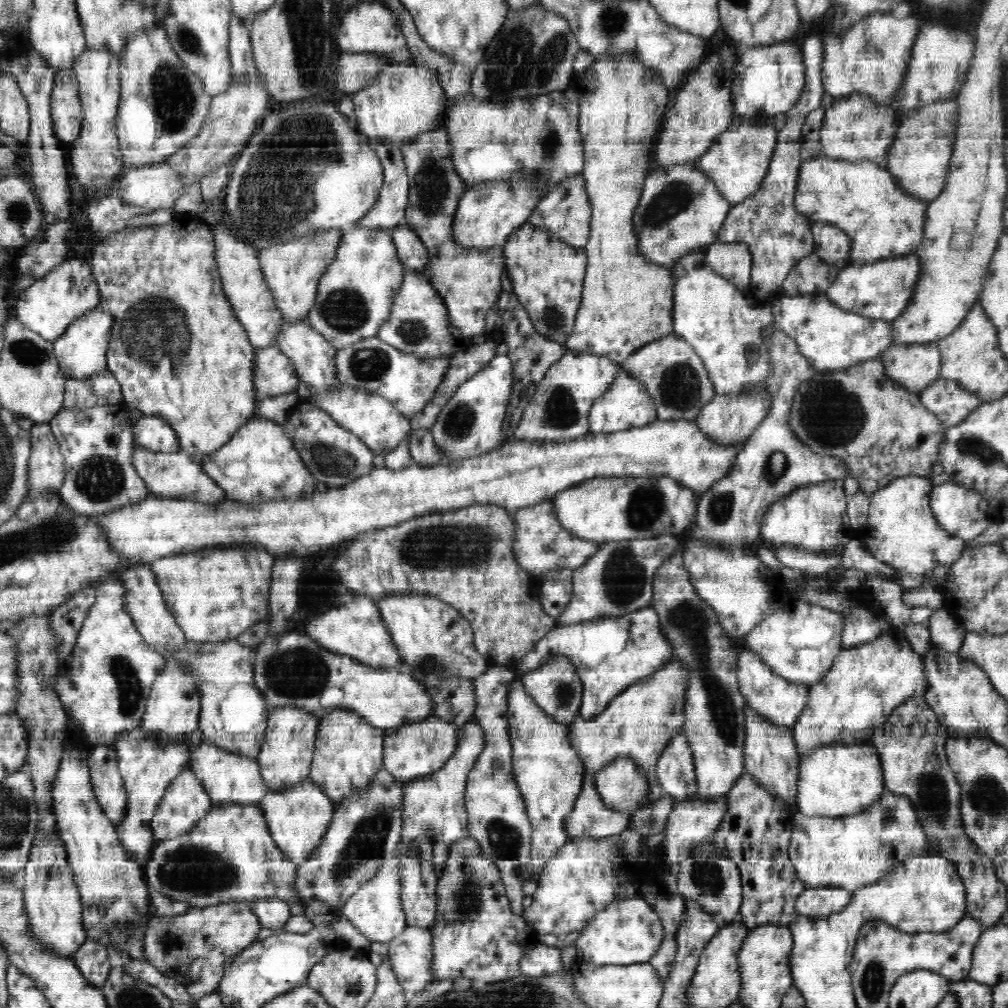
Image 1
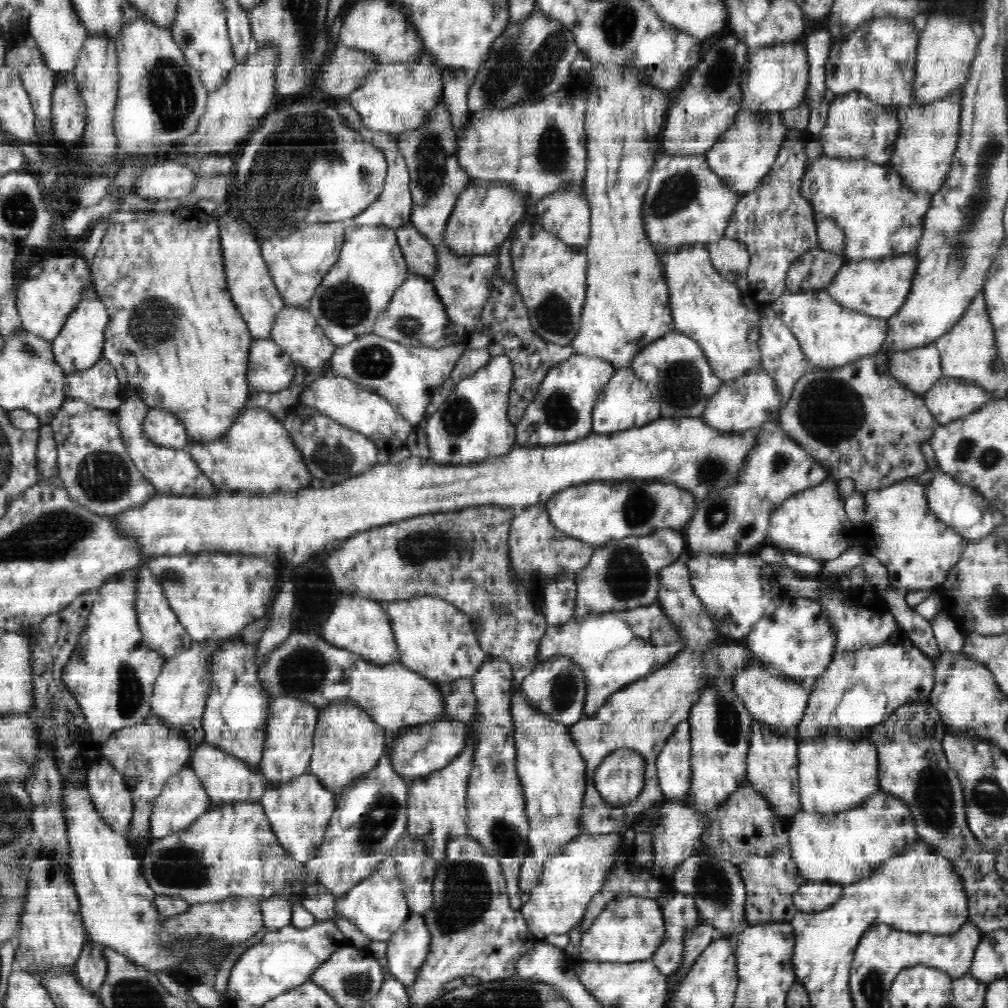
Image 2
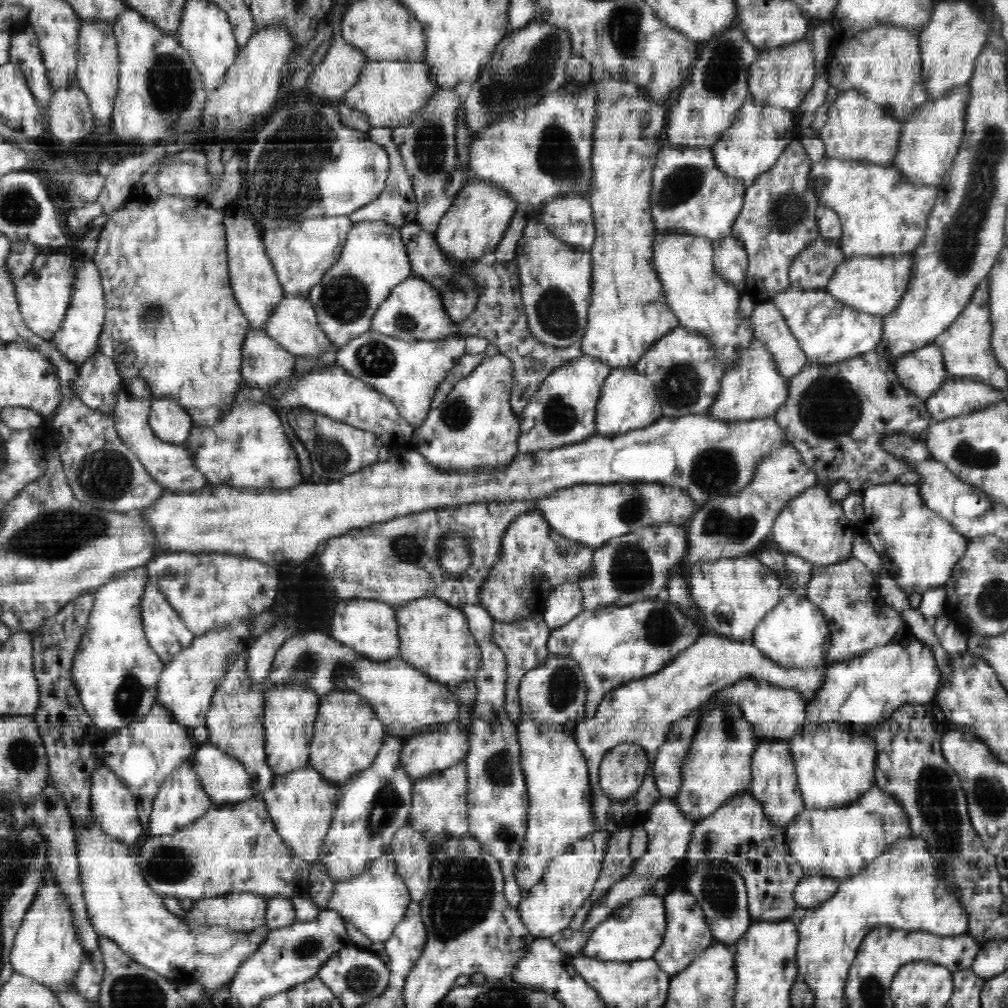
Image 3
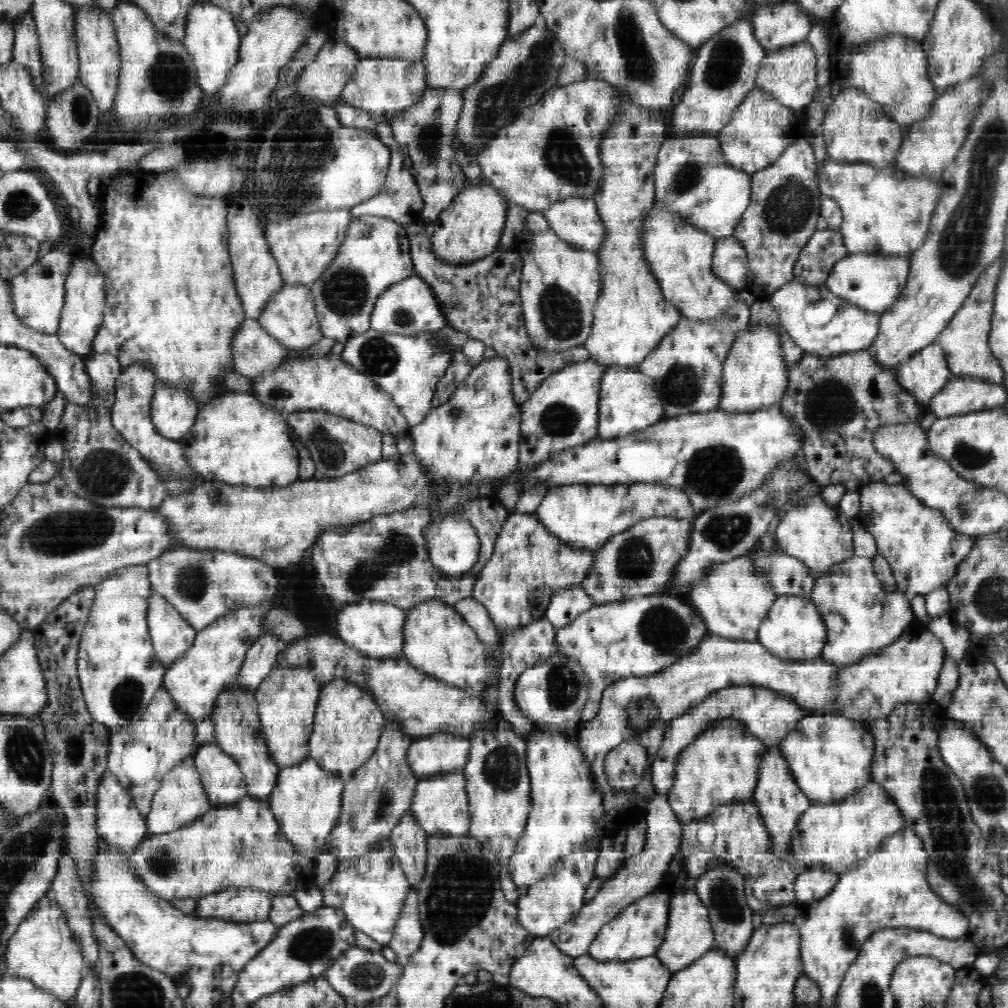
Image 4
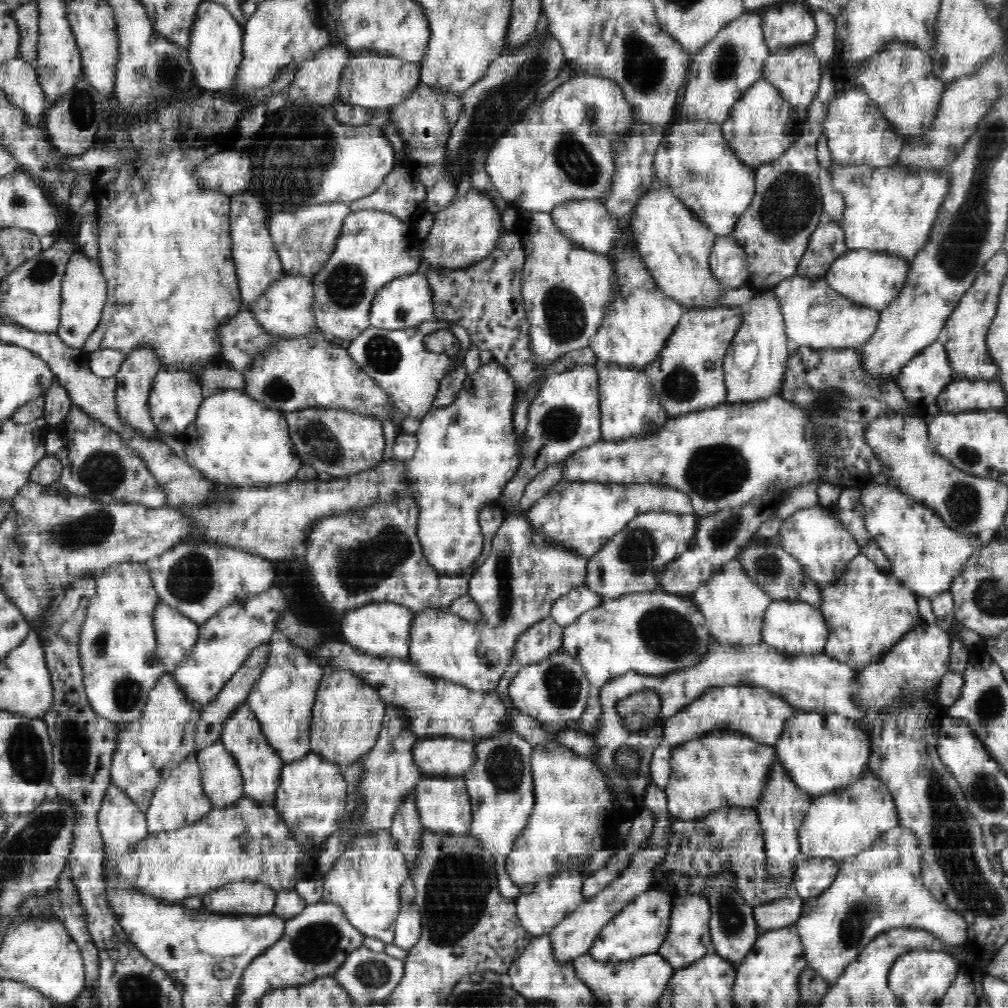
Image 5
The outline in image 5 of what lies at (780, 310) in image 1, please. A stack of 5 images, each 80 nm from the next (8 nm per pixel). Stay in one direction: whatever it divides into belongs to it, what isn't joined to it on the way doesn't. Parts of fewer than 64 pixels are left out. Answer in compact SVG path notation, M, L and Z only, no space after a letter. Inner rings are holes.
M795 275L780 282L774 288L778 297L779 307L784 316L785 331L787 332L787 349L792 352L798 346L810 348L854 348L859 350L870 340L873 332L879 324L881 312L868 308L867 305L856 304L848 297L832 291L832 287L824 278L812 279ZM828 304L828 318L814 322L814 318L808 318L808 310L814 306Z

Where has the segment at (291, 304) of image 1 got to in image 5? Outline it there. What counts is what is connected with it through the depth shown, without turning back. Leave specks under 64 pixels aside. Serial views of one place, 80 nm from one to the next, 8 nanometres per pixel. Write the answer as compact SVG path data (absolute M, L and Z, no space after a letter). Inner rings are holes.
M343 201L308 204L292 212L278 212L269 216L267 227L282 262L283 271L300 273L312 280L326 265L334 252L340 230L351 208Z

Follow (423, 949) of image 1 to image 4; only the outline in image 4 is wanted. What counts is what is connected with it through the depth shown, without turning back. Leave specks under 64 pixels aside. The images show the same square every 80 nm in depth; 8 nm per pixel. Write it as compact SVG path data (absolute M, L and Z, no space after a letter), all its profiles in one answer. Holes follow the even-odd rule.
M410 888L405 894L404 908L394 927L392 940L386 944L396 953L396 963L402 968L408 964L408 958L420 948L424 936L418 906L417 891Z

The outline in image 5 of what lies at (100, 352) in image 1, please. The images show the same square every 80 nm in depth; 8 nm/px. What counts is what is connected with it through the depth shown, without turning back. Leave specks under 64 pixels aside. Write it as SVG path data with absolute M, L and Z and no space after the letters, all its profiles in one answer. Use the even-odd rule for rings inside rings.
M74 253L68 262L64 279L62 280L61 287L61 316L59 322L59 330L55 332L68 346L72 348L80 348L84 349L84 344L86 344L86 340L88 340L88 336L96 330L96 328L100 325L104 305L107 301L107 285L106 279L104 279L104 274L102 270L99 268L99 264L95 262L92 258L88 258L84 256L84 254Z

